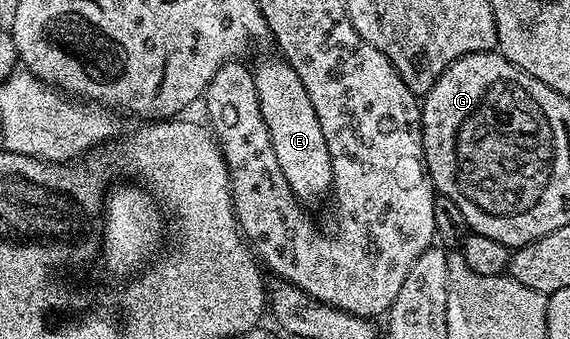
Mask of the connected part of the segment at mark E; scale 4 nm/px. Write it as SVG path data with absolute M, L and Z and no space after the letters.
M284 58L276 59L261 60L257 68L252 69L261 117L267 122L279 170L283 170L283 178L287 178L297 199L302 202L317 200L333 186L333 163L323 138L323 126L319 126L315 106L311 106L307 86L303 86L299 74L295 74Z

